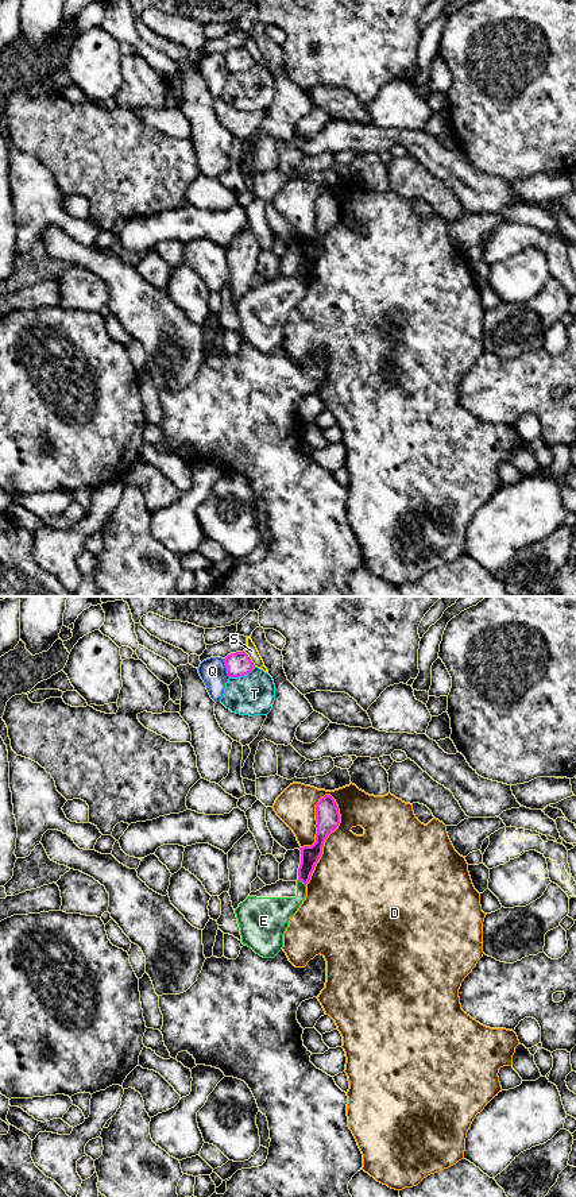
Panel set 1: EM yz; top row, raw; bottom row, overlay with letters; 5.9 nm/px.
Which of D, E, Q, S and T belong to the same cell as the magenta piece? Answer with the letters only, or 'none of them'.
none of them

